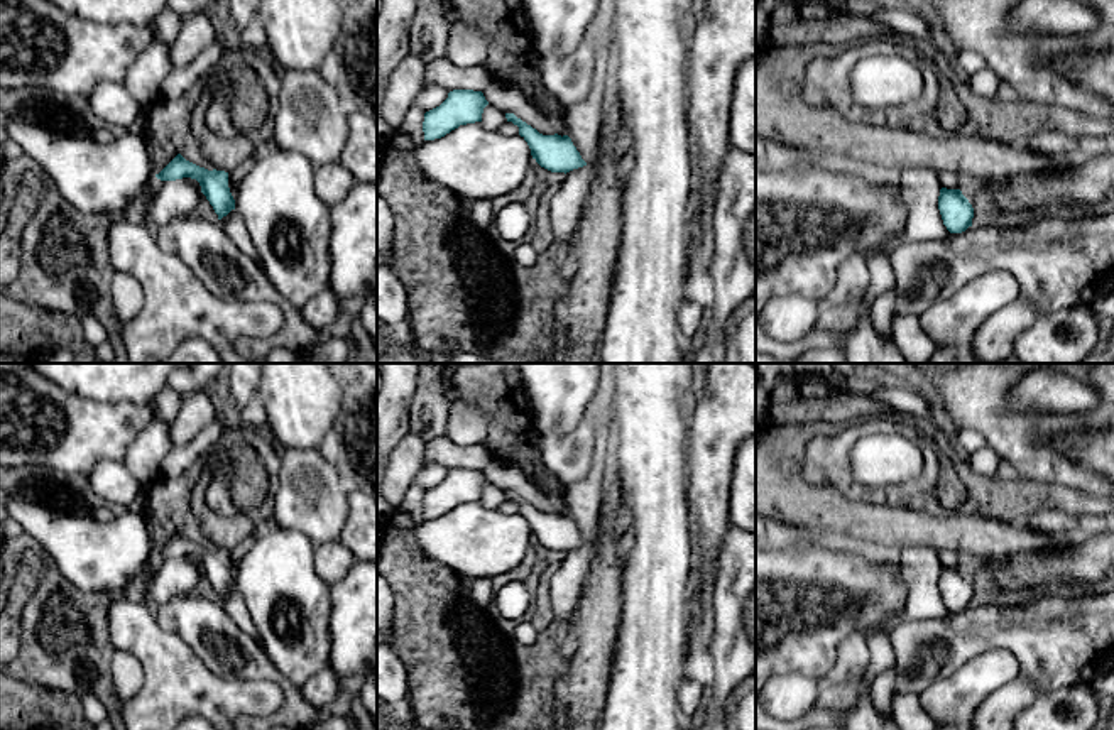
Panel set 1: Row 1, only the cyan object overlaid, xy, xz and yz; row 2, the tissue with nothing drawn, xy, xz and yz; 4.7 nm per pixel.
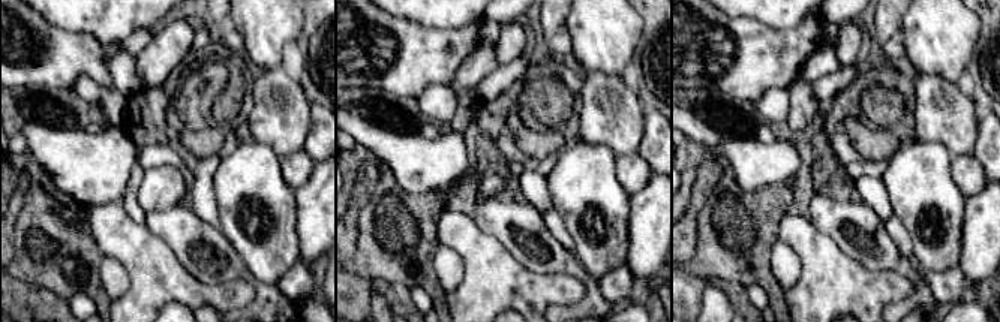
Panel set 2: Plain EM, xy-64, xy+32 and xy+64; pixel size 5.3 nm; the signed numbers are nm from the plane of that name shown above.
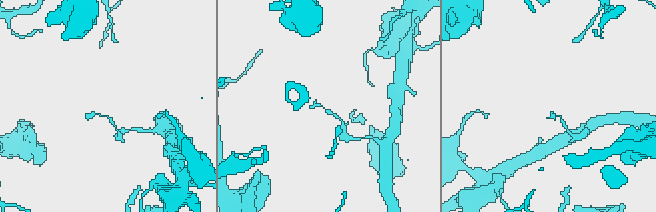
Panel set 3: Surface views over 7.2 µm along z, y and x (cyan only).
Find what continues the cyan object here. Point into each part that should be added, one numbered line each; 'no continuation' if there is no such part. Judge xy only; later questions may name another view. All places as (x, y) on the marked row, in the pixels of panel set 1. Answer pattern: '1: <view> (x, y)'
no continuation

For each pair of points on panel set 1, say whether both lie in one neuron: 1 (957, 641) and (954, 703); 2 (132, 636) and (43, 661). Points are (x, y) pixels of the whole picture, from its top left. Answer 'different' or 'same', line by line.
1: different
2: different

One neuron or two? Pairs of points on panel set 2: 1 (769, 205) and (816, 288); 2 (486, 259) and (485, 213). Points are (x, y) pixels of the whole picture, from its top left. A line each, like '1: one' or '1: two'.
1: two
2: two

